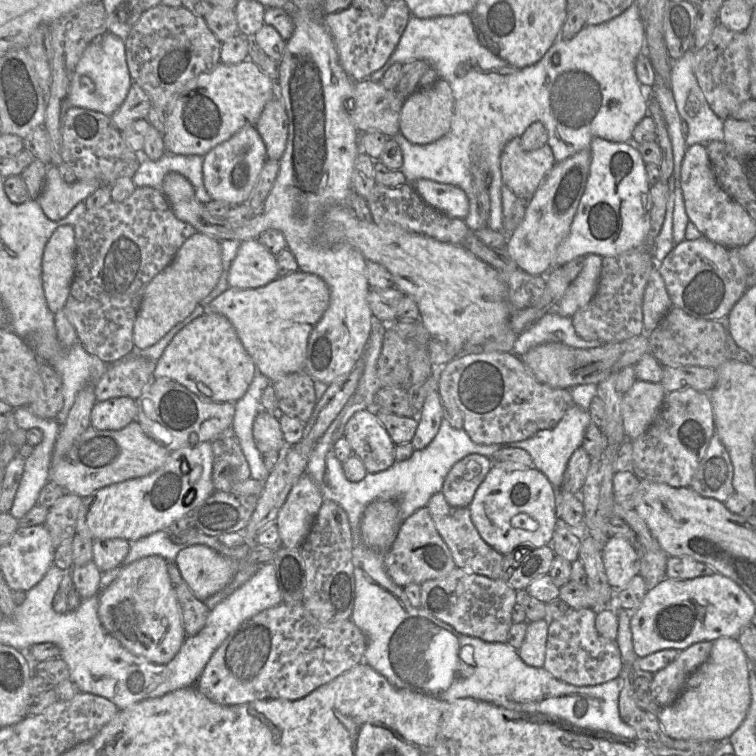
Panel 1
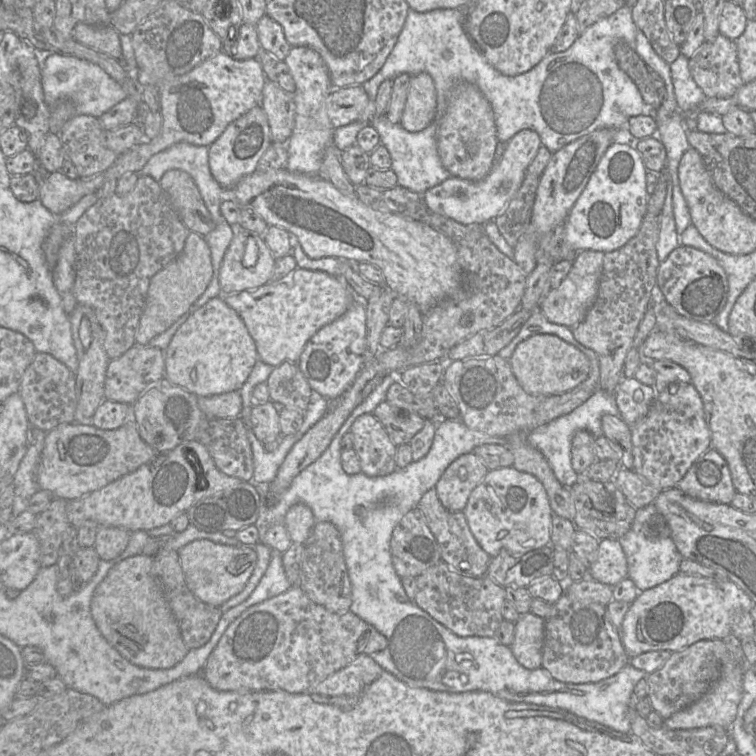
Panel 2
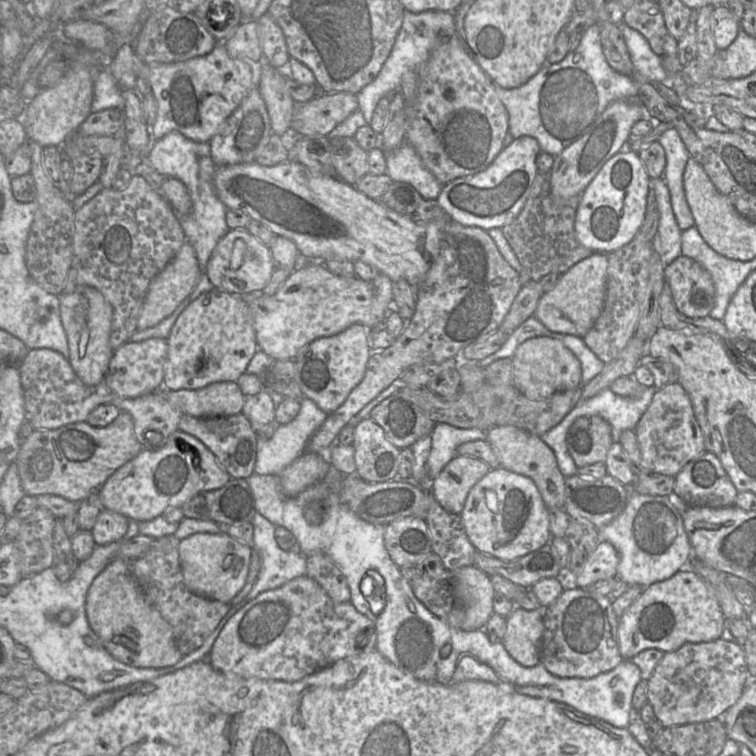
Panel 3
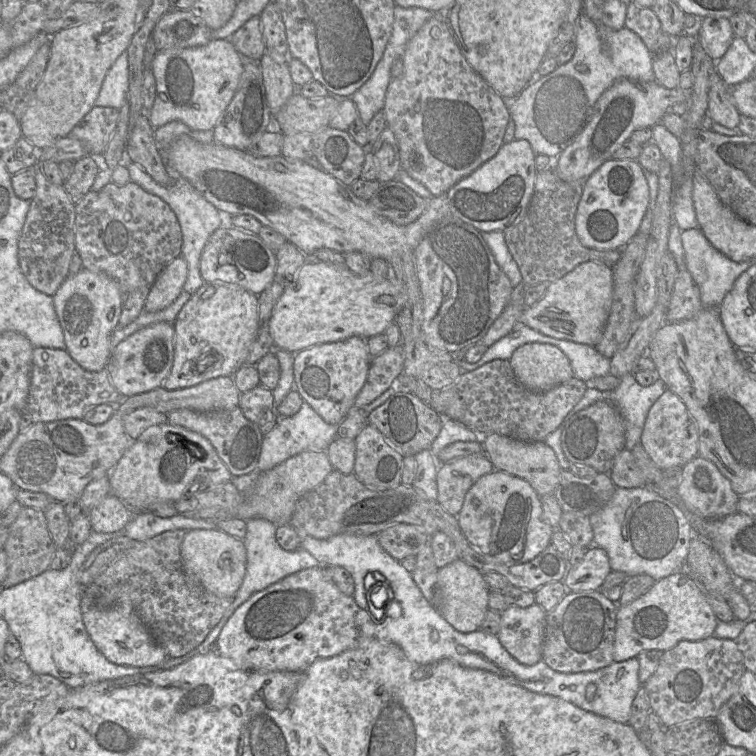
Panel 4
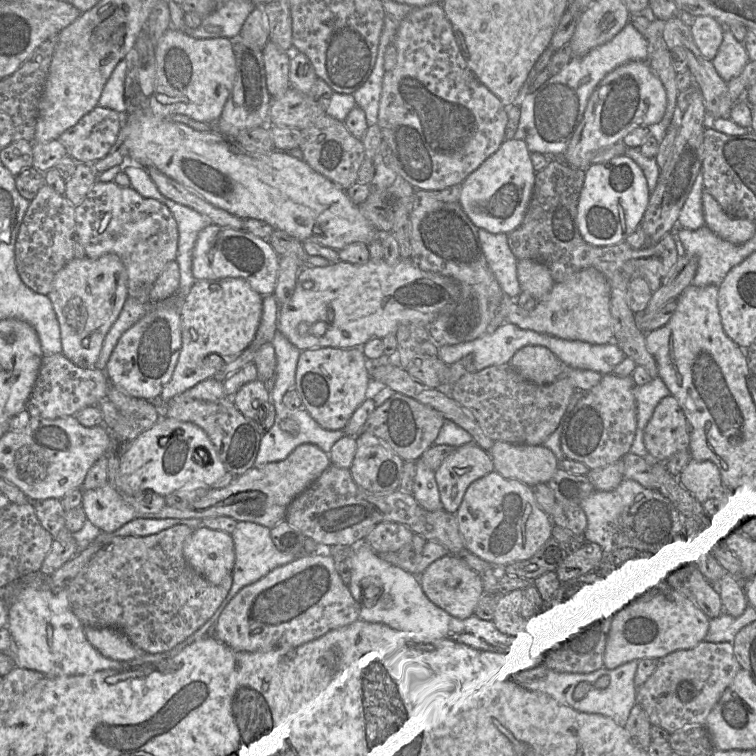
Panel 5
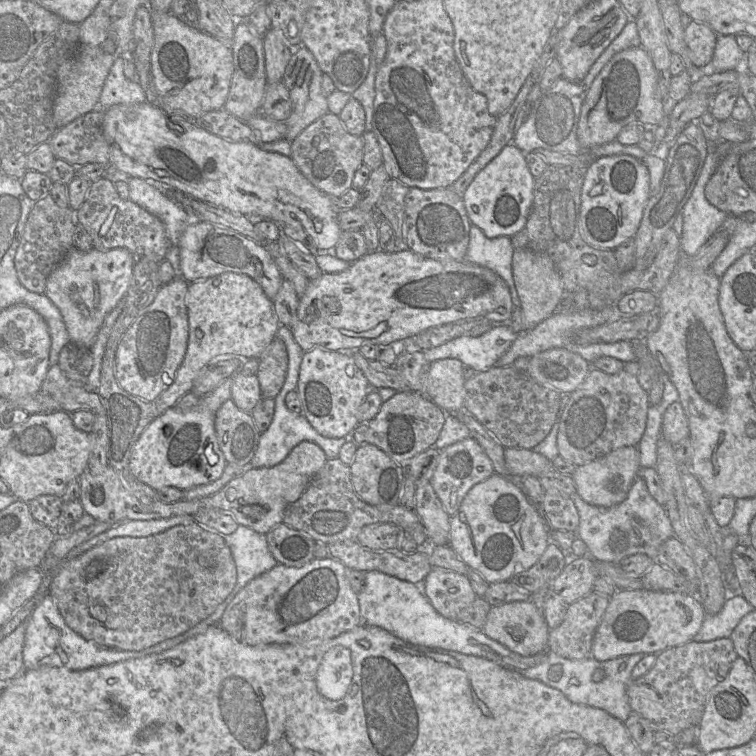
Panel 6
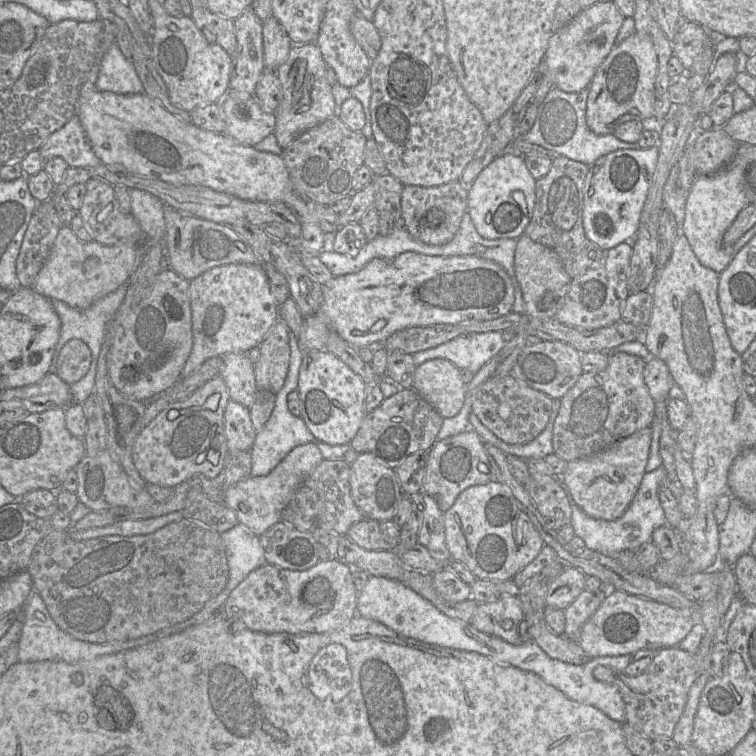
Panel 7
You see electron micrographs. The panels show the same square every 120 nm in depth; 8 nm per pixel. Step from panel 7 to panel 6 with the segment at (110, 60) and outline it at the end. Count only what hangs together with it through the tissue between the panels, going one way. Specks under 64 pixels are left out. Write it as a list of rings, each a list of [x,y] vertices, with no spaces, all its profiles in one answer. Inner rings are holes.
[[[120,56],[113,63],[105,80],[99,107],[109,108],[115,104],[142,103],[146,94],[139,82],[128,79],[124,74],[124,60]]]

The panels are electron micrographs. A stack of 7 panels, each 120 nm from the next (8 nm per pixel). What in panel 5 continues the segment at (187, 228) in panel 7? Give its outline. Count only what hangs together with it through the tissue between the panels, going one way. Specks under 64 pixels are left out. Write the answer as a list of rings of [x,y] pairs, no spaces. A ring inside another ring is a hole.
[[[210,224],[196,239],[192,254],[192,273],[198,280],[242,278],[262,296],[274,293],[278,280],[280,256],[267,239],[255,236],[245,229],[233,229]]]

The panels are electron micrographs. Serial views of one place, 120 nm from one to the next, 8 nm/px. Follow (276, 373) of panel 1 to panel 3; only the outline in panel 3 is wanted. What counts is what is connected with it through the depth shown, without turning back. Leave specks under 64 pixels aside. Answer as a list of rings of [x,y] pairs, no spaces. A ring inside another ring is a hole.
[[[319,263],[292,271],[273,295],[262,291],[239,295],[253,313],[258,349],[275,360],[294,360],[310,342],[336,335],[353,324],[362,324],[372,331],[383,326],[388,315],[374,296],[371,282],[357,276],[334,275]]]

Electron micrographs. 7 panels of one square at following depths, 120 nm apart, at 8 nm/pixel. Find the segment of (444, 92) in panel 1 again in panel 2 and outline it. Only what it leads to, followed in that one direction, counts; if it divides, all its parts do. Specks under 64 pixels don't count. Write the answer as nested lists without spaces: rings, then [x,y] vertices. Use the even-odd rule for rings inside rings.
[[[428,73],[412,75],[406,105],[400,121],[409,132],[418,132],[434,122],[437,110],[437,92]]]

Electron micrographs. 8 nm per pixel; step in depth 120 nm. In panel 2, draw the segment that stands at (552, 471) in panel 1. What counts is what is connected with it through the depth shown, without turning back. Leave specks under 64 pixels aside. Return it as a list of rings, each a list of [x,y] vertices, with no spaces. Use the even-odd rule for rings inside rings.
[[[597,389],[583,404],[575,408],[572,412],[539,426],[526,434],[527,442],[544,455],[557,480],[563,486],[570,488],[579,478],[579,474],[575,472],[571,464],[571,446],[575,433],[585,430],[595,438],[604,435],[601,419],[605,414],[620,416],[615,393]]]

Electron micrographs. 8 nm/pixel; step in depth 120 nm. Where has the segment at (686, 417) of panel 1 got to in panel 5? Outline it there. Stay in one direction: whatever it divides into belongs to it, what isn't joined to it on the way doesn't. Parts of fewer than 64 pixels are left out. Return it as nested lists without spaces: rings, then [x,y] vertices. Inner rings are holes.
[[[672,395],[663,398],[644,430],[644,445],[648,451],[648,457],[653,462],[666,463],[677,453],[689,452],[690,441],[690,423],[678,400]]]

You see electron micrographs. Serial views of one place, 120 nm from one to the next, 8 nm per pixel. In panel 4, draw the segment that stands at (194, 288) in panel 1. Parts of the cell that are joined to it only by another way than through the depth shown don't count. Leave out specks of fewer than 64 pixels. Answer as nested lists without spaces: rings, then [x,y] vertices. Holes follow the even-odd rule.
[[[182,256],[175,258],[155,280],[147,296],[144,310],[157,312],[171,305],[183,291],[187,276],[187,261]]]

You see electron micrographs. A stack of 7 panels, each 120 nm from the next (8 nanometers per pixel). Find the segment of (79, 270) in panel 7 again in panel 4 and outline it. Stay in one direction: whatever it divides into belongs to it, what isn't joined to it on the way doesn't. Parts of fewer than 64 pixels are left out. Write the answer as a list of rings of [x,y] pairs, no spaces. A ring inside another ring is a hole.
[[[82,268],[77,274],[68,275],[53,295],[53,302],[68,354],[87,371],[106,369],[112,353],[110,340],[121,315],[121,293],[117,282],[104,273]]]

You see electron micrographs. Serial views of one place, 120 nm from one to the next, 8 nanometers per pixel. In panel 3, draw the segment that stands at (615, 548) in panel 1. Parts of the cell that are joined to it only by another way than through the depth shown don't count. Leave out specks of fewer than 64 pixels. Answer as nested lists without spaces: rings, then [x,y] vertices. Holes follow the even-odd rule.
[[[600,540],[575,576],[576,586],[588,588],[599,580],[617,578],[618,564],[619,555],[614,546],[608,541]]]

